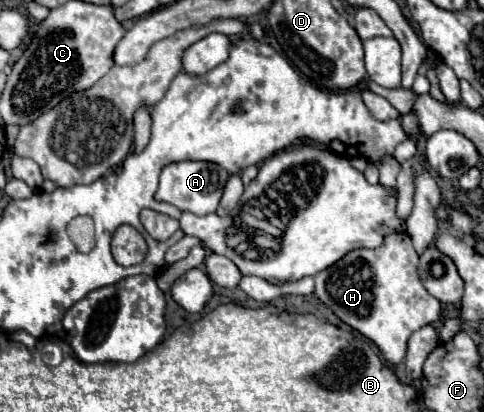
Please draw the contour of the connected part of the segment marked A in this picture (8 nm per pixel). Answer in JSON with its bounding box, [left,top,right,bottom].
[156,162,228,214]

